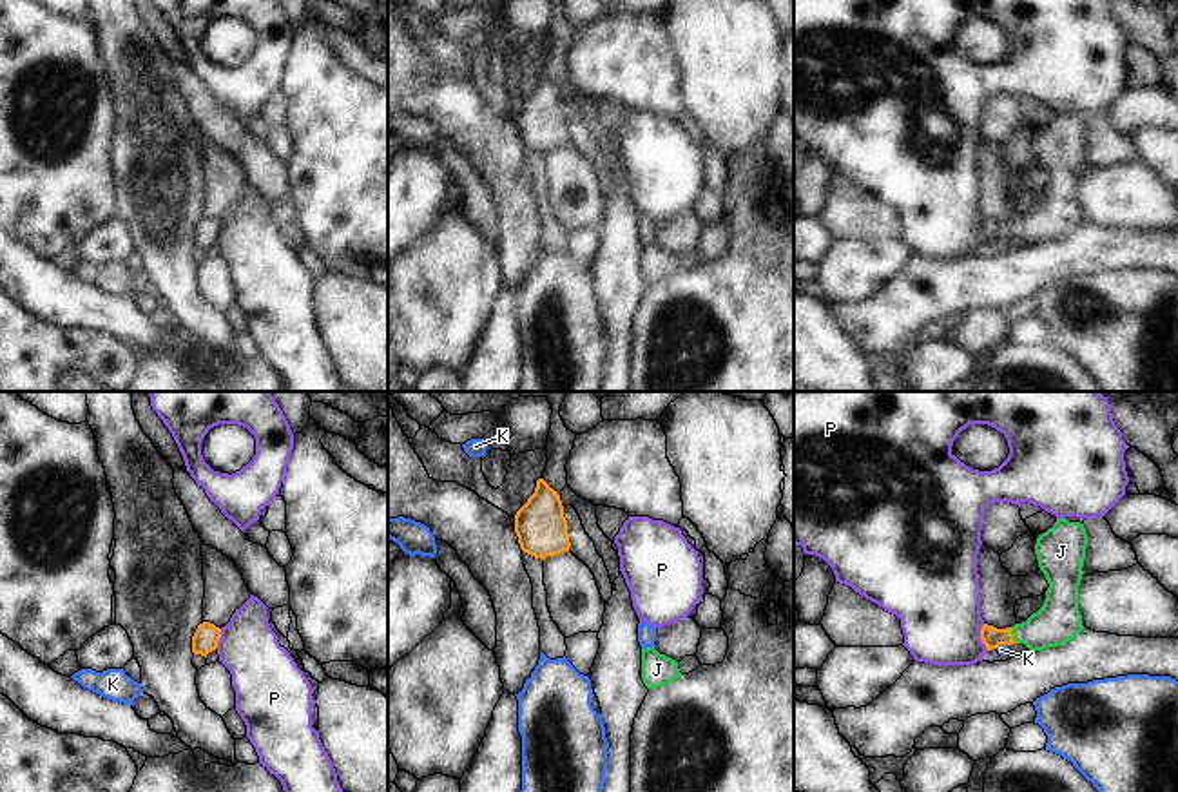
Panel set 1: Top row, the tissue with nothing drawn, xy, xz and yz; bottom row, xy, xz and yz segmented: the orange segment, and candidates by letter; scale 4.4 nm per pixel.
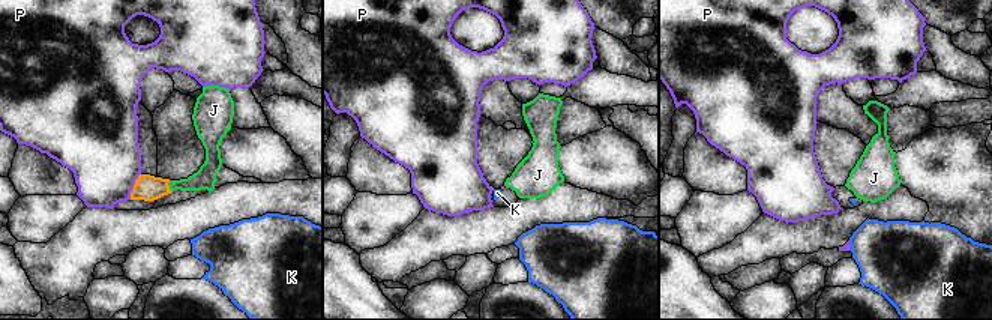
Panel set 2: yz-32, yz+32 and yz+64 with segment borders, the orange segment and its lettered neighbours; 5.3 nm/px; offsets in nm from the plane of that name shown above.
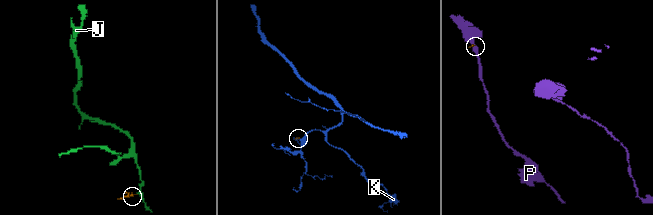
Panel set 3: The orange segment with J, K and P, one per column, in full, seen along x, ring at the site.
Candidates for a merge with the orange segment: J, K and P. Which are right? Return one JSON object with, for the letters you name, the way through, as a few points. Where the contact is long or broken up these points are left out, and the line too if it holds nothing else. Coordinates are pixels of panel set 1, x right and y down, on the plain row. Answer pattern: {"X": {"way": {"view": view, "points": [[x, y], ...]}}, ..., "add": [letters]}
{"J": {"way": {"view": "yz", "points": [[992, 231], [1012, 229], [1037, 227], [1059, 214]]}}, "add": ["J"]}

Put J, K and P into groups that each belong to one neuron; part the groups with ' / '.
J / K / P

